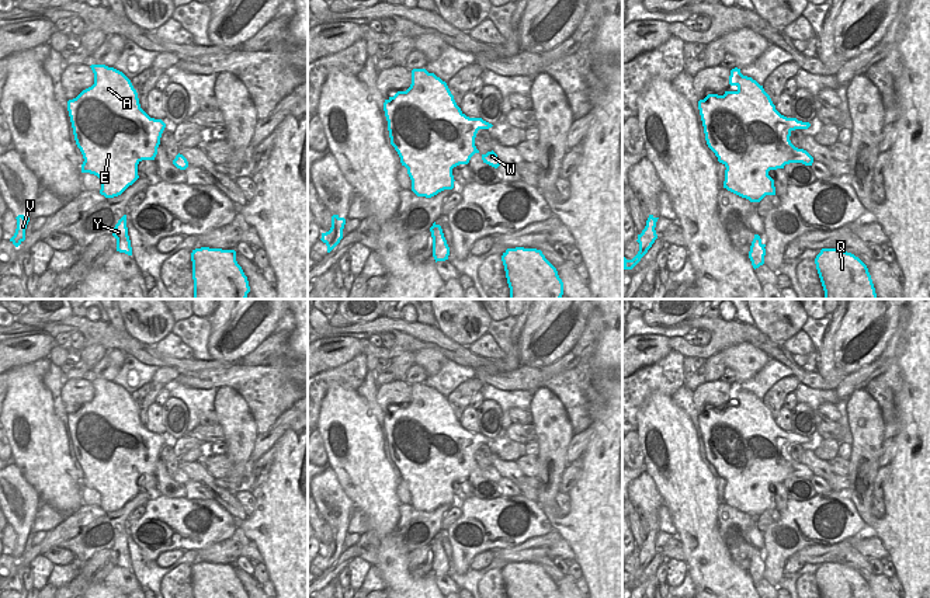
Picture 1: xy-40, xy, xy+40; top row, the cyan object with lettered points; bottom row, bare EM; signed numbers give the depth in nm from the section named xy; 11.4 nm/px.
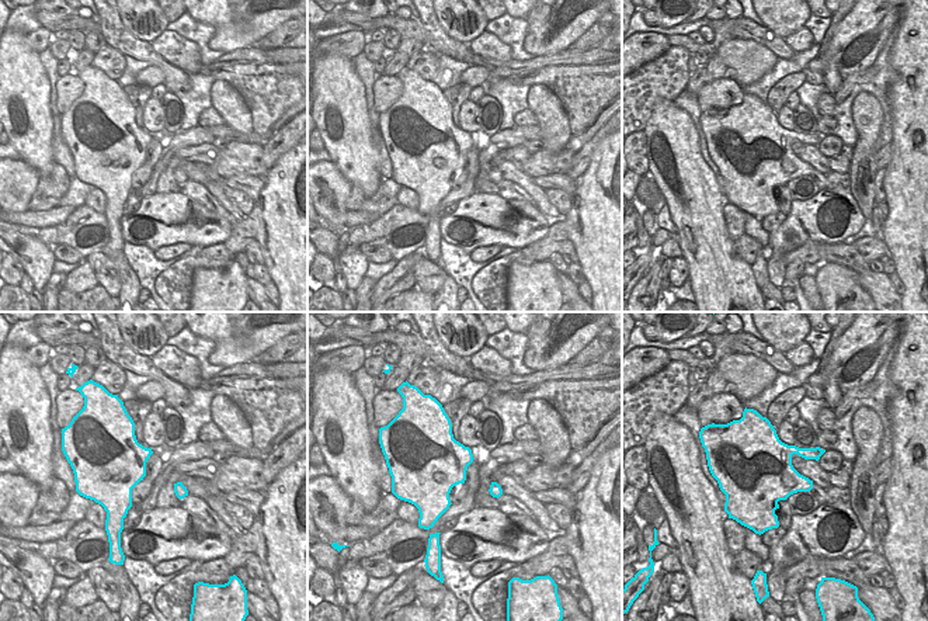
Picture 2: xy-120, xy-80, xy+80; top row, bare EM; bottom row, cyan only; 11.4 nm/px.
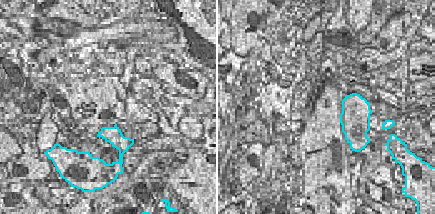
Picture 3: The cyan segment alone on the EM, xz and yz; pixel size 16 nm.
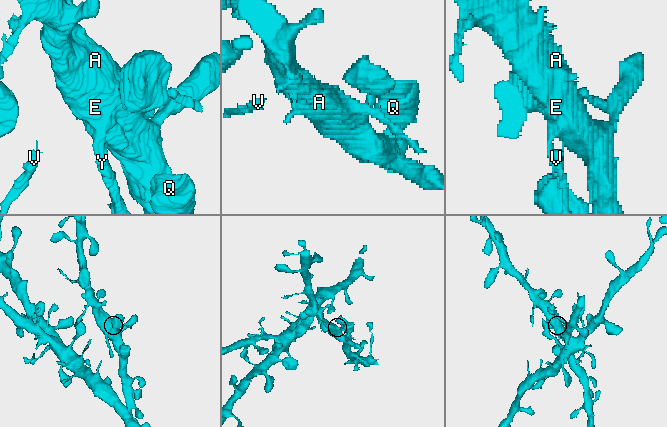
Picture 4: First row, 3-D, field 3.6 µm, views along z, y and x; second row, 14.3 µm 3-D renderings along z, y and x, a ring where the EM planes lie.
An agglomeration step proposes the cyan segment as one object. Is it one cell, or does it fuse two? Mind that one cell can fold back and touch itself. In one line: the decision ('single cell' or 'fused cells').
single cell

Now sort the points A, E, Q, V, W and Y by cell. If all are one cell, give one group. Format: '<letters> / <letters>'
A E Q V W Y

